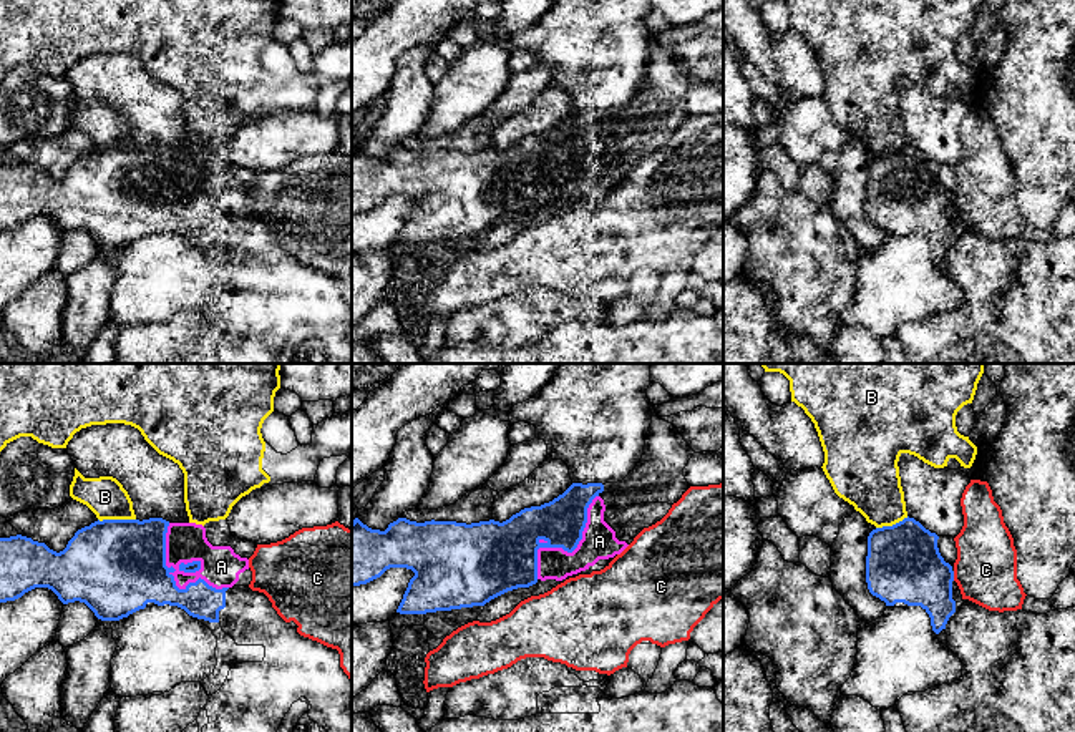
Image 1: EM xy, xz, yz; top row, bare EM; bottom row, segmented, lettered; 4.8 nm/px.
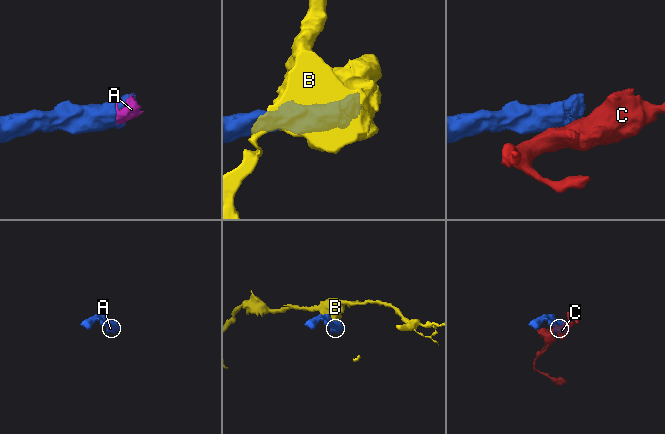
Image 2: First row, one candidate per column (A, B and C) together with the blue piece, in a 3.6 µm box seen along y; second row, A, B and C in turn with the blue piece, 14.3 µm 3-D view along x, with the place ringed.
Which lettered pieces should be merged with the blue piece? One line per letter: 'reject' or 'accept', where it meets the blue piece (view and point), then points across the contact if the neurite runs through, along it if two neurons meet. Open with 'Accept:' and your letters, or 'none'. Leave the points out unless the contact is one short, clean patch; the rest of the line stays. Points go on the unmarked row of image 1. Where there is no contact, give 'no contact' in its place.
Accept: A
A: accept; meets blue in xy at (173, 206)
B: reject; meets blue in xy at (116, 148); border along xy (98, 146), (135, 148)
C: reject; meets blue in yz at (953, 204); border along yz (953, 200), (954, 208)

